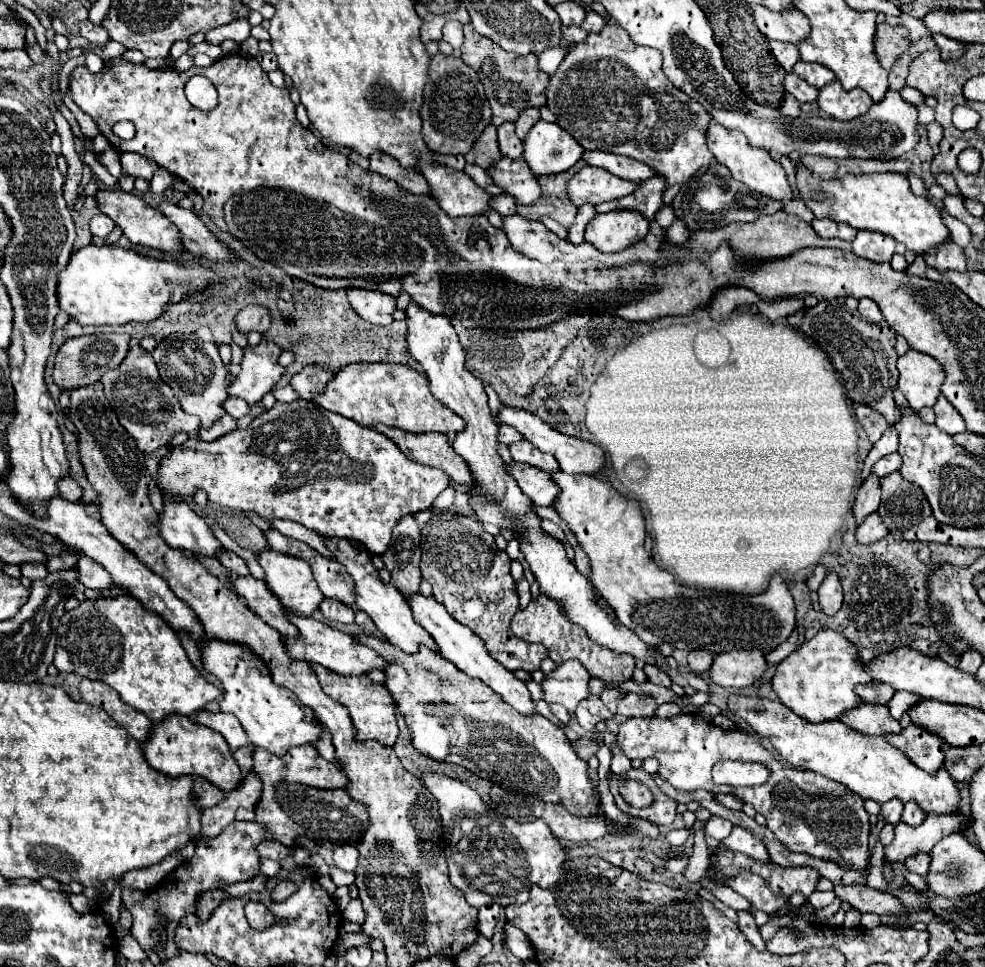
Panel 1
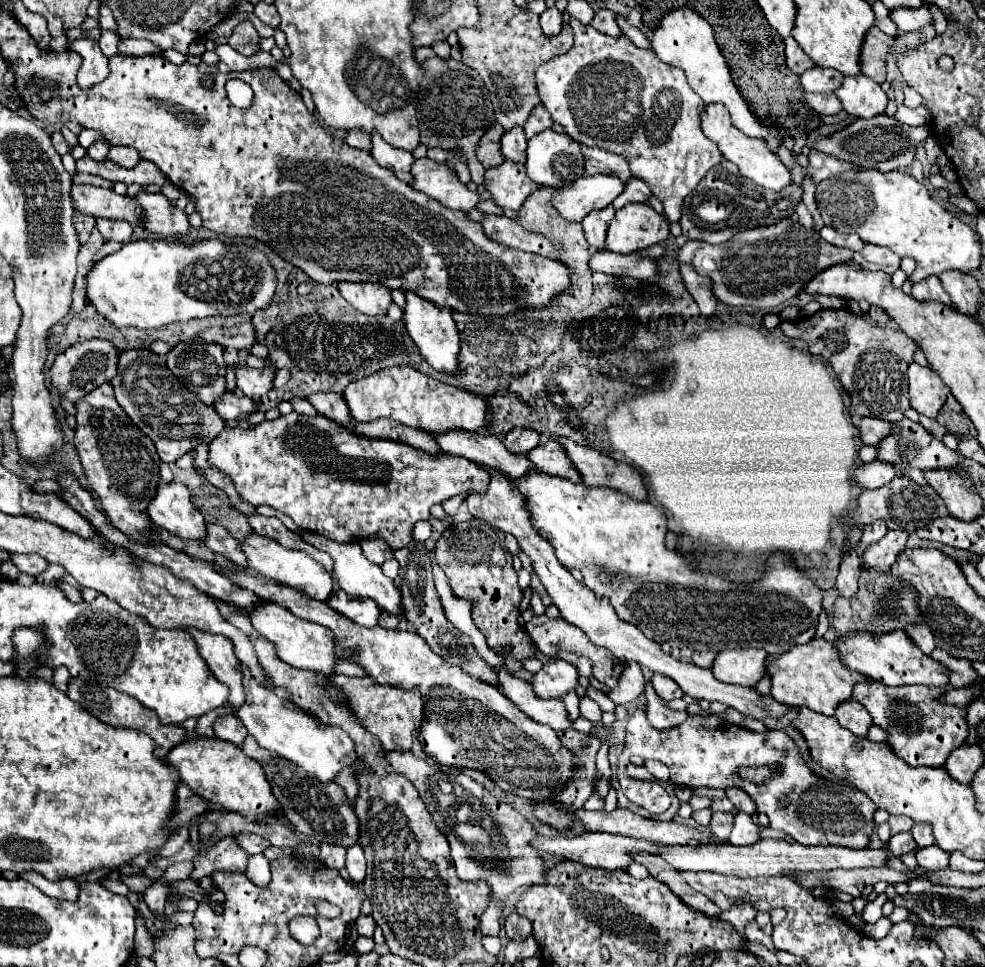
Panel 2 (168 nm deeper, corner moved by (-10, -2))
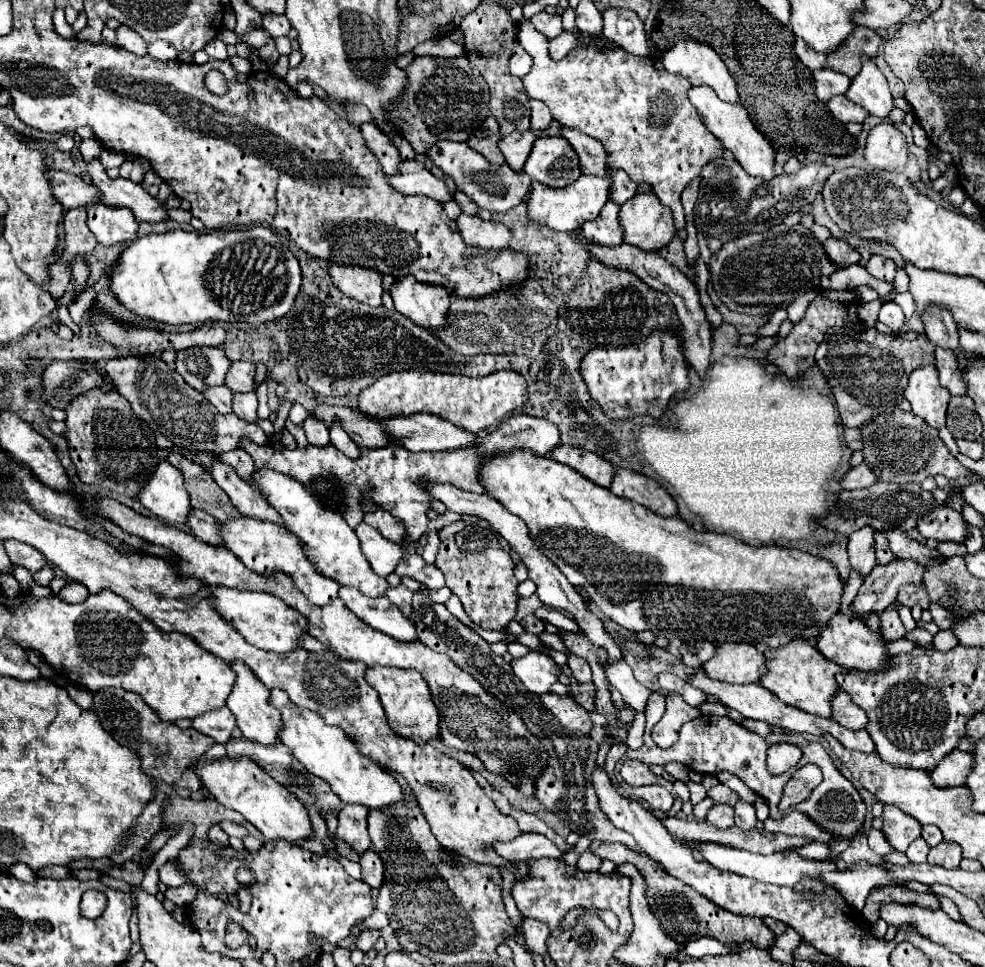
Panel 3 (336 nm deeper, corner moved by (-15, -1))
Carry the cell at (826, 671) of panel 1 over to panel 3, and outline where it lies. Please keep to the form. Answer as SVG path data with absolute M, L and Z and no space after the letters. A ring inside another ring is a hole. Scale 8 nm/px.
M791 640L779 648L767 648L763 652L767 674L759 680L763 688L773 692L779 700L809 714L817 714L823 718L831 716L831 698L837 692L835 676L831 674L831 660L827 660L809 640Z

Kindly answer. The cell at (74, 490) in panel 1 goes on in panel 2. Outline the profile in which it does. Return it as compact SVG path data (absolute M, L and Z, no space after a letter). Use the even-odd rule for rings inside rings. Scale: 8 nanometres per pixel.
M54 479L37 481L32 485L34 491L40 493L60 493L58 487L60 487L60 485L58 485L58 481L54 481Z

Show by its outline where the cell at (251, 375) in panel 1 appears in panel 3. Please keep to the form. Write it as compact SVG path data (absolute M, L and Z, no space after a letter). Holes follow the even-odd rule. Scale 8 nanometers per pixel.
M233 362L225 376L225 384L231 388L231 392L251 392L253 382L255 382L255 364L251 362Z

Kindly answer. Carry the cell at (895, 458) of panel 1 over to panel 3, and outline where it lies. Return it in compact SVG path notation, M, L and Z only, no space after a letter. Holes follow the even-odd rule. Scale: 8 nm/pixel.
M859 464L855 468L851 468L843 478L841 478L841 486L845 490L857 490L857 488L867 488L875 482L875 474L871 468L865 468L865 464Z

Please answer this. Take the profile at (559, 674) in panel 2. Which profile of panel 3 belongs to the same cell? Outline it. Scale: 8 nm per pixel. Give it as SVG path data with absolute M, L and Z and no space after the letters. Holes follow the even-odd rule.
M529 652L521 658L511 660L511 668L513 674L533 694L545 694L561 674L561 668L547 654L541 652Z

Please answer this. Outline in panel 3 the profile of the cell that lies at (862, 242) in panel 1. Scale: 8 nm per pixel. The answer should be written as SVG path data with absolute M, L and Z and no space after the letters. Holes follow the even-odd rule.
M873 254L873 256L871 256L871 260L867 262L865 270L867 270L871 276L879 278L879 280L885 280L885 282L893 282L897 266L895 266L895 262L893 262L891 258L885 258L885 256Z

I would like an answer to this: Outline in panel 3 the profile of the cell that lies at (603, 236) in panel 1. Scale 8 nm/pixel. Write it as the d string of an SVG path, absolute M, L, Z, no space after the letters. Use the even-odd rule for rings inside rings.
M653 192L627 200L621 206L619 220L625 230L623 242L635 244L637 248L661 250L675 236L671 210L663 206Z

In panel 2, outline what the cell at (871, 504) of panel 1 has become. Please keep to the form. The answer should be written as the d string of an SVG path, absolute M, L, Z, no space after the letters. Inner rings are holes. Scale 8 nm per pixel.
M874 521L872 525L866 525L866 527L862 529L862 535L857 549L858 555L861 557L864 549L868 547L870 543L882 539L884 535L886 535L886 523L884 523L884 521Z

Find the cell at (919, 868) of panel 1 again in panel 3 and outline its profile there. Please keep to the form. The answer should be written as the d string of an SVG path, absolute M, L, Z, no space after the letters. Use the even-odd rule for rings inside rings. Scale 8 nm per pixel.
M941 842L929 852L929 864L937 864L943 868L959 868L961 848L955 842Z

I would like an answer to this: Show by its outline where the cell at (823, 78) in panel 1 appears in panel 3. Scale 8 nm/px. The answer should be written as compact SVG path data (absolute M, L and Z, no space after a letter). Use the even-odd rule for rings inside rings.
M829 68L815 70L813 78L815 78L815 92L821 102L829 102L833 96L845 94L851 84L851 80L847 76L843 76L841 72L829 70Z

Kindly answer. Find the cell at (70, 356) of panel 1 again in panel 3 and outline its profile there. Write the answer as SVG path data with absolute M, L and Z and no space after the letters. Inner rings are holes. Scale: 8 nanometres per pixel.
M57 360L57 362L51 362L43 372L41 400L53 408L63 410L75 396L97 386L99 386L99 376L91 372L89 362Z

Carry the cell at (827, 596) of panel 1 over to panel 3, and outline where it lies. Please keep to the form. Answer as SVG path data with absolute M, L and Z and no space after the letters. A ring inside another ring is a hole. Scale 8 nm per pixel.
M865 526L849 536L849 560L855 570L859 570L863 576L873 570L875 562L875 528Z

